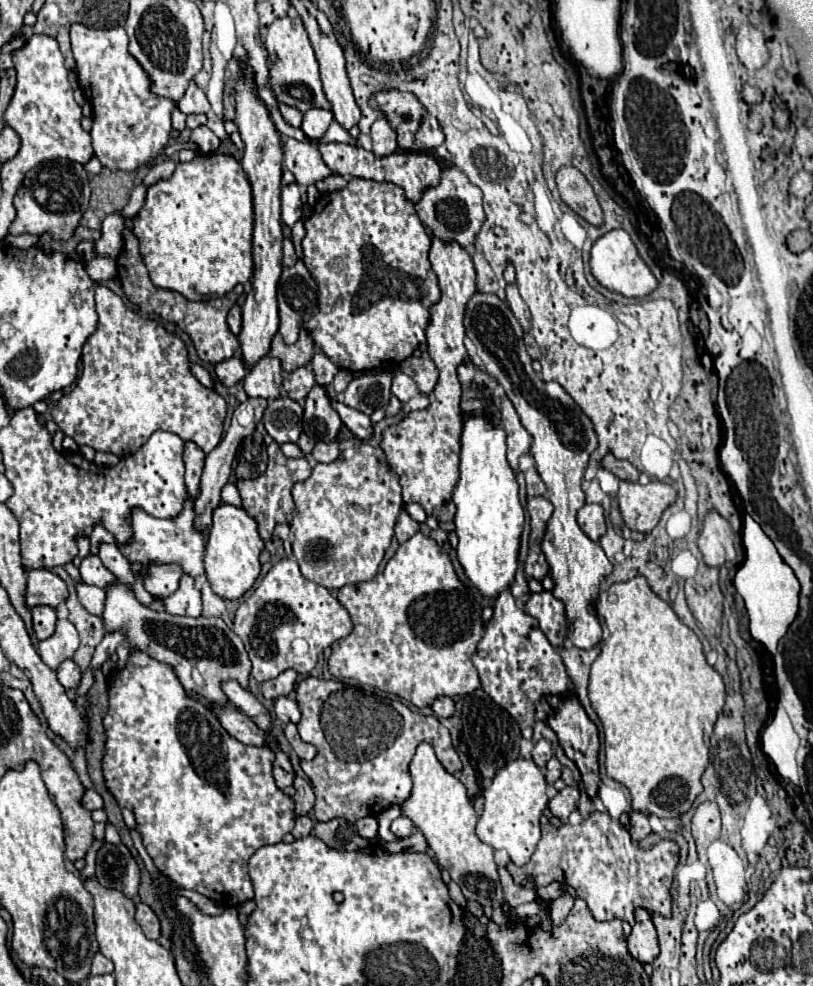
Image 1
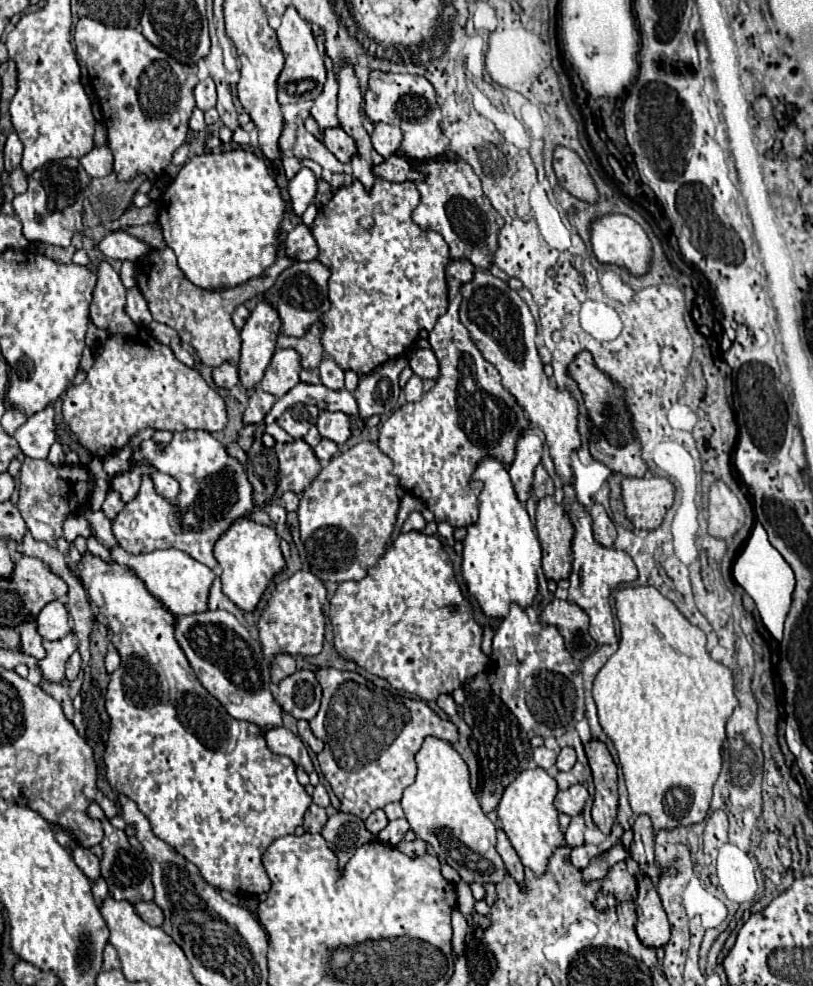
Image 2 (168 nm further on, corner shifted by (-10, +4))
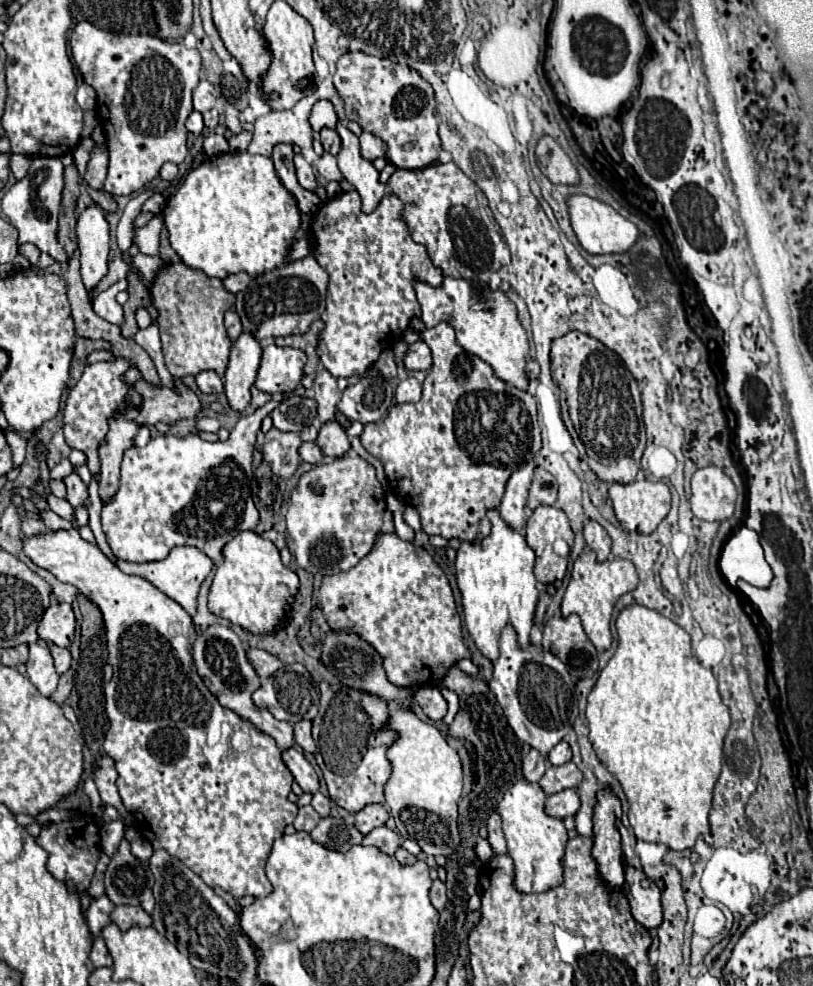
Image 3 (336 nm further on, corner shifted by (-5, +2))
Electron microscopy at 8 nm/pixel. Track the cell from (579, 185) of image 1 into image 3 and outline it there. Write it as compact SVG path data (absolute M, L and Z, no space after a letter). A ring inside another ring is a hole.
M543 136L537 144L537 160L541 172L553 182L553 184L567 184L567 186L577 186L579 184L579 174L565 154L565 150L551 138Z

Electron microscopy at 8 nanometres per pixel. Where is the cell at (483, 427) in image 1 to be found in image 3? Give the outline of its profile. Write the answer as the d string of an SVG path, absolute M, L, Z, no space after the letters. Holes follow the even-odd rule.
M497 508L487 510L491 522L491 534L479 542L461 542L455 558L457 586L463 598L465 624L475 640L477 648L491 662L497 660L499 634L505 624L511 624L517 630L521 646L529 644L529 632L533 626L535 606L539 600L537 580L533 576L535 552L525 542L525 536L519 530L513 530L499 514Z

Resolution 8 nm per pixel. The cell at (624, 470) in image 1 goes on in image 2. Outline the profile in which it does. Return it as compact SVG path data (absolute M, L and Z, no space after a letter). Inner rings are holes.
M588 350L580 352L572 360L572 366L568 366L568 376L572 380L576 380L580 392L584 396L586 410L588 410L590 434L592 434L590 454L616 474L642 478L644 472L648 470L648 466L642 460L642 446L640 446L640 440L636 438L636 432L632 430L632 424L630 424L632 414L628 410L626 398L624 398L624 388L620 384L616 384L612 378L608 378L608 374L604 374L600 368L596 368Z

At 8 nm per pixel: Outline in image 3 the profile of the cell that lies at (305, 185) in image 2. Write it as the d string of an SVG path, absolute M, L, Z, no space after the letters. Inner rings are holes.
M301 154L295 156L295 168L297 168L297 180L299 180L299 186L313 192L317 182L315 182L315 176L313 176L313 168L311 164L305 162L305 158Z

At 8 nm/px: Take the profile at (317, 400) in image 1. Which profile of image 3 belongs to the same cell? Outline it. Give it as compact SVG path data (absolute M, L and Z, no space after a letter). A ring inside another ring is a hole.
M335 420L321 426L319 436L317 436L317 446L321 448L325 456L331 456L331 458L343 456L351 448L345 430Z

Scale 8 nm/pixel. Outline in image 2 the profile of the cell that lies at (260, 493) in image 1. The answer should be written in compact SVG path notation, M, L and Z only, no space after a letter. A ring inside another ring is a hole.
M294 440L290 444L276 444L276 458L280 460L280 482L276 488L276 496L272 500L278 500L282 492L290 490L294 494L300 494L320 472L320 462L314 454L314 450L304 440Z

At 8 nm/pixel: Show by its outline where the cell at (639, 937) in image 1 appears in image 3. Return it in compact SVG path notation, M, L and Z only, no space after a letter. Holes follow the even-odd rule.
M625 864L625 882L629 886L629 904L635 922L647 930L657 930L663 922L659 888L655 882L647 880L643 870Z

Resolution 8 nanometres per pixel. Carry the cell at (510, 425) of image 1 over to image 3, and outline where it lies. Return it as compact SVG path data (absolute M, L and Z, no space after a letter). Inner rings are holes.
M527 462L523 468L519 468L511 474L511 478L507 480L507 486L505 486L505 496L501 500L499 512L501 512L503 520L507 520L507 524L511 524L511 528L515 528L515 530L523 528L525 520L527 520L527 516L523 514L523 508L527 504L527 490L531 486L533 470L535 470L535 464Z

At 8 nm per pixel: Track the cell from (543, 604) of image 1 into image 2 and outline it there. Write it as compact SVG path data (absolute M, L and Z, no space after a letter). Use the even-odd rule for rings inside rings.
M552 600L540 614L540 622L556 626L564 638L566 650L572 654L574 662L580 664L584 658L596 652L598 644L588 634L588 616L576 604L568 600Z

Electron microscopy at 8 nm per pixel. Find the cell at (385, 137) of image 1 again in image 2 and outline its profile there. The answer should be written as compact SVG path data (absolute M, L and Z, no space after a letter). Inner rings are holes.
M376 124L376 128L374 128L374 132L372 132L372 146L374 146L374 150L380 154L380 156L384 156L384 158L388 158L388 156L392 156L392 154L396 154L398 152L398 148L400 148L400 142L402 142L402 130L398 128L398 126L392 126L392 124Z

